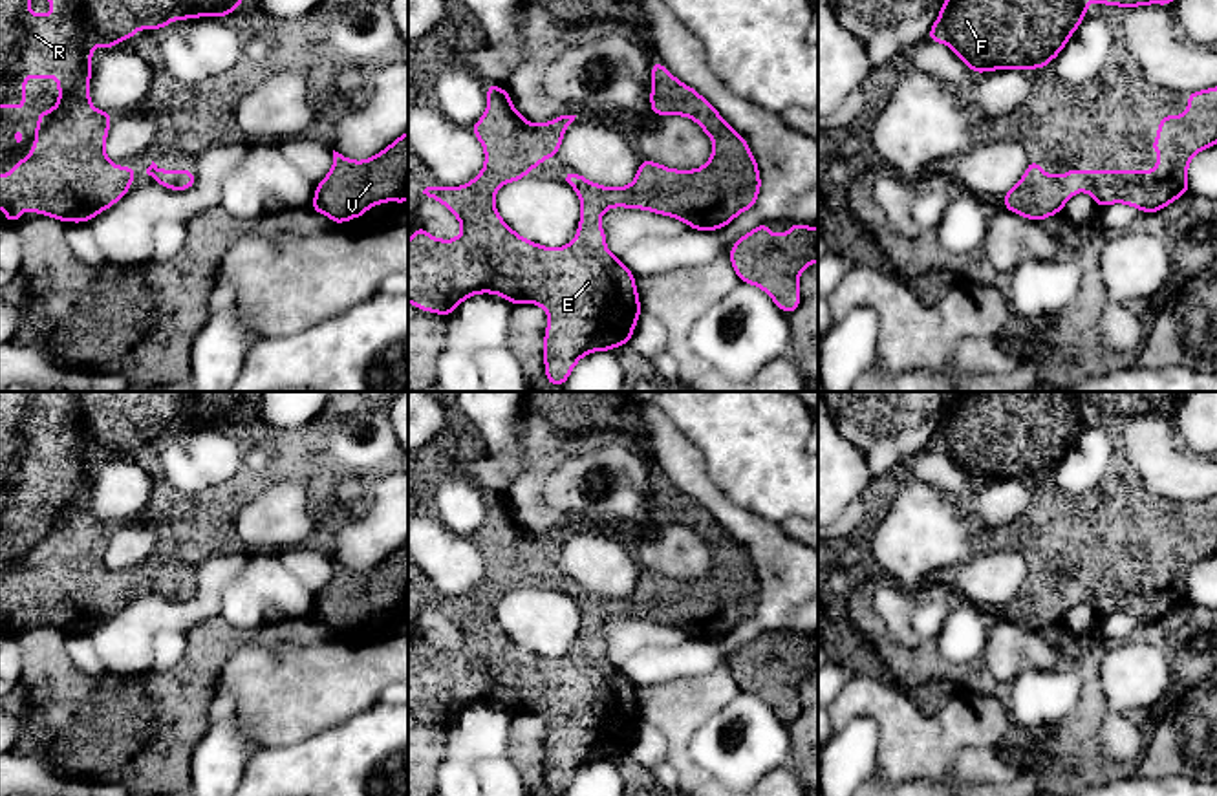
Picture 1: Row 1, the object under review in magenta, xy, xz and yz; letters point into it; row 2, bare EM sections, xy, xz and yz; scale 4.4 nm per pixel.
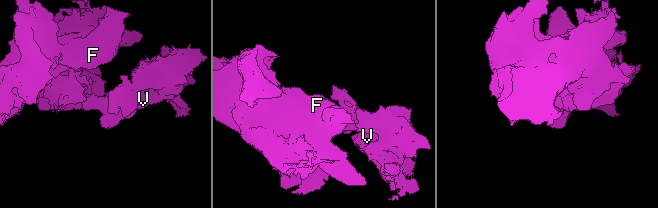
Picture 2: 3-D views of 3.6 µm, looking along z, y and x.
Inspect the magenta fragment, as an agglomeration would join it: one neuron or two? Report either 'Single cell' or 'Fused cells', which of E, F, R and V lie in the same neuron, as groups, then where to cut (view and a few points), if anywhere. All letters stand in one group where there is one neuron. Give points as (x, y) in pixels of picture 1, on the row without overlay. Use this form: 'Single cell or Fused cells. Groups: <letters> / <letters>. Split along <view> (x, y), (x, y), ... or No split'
Single cell. Groups: E F R V. No split

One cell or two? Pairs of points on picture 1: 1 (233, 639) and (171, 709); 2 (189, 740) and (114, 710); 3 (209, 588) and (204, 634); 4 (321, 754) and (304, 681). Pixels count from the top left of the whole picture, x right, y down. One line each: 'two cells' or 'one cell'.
1: one cell
2: one cell
3: two cells
4: two cells

